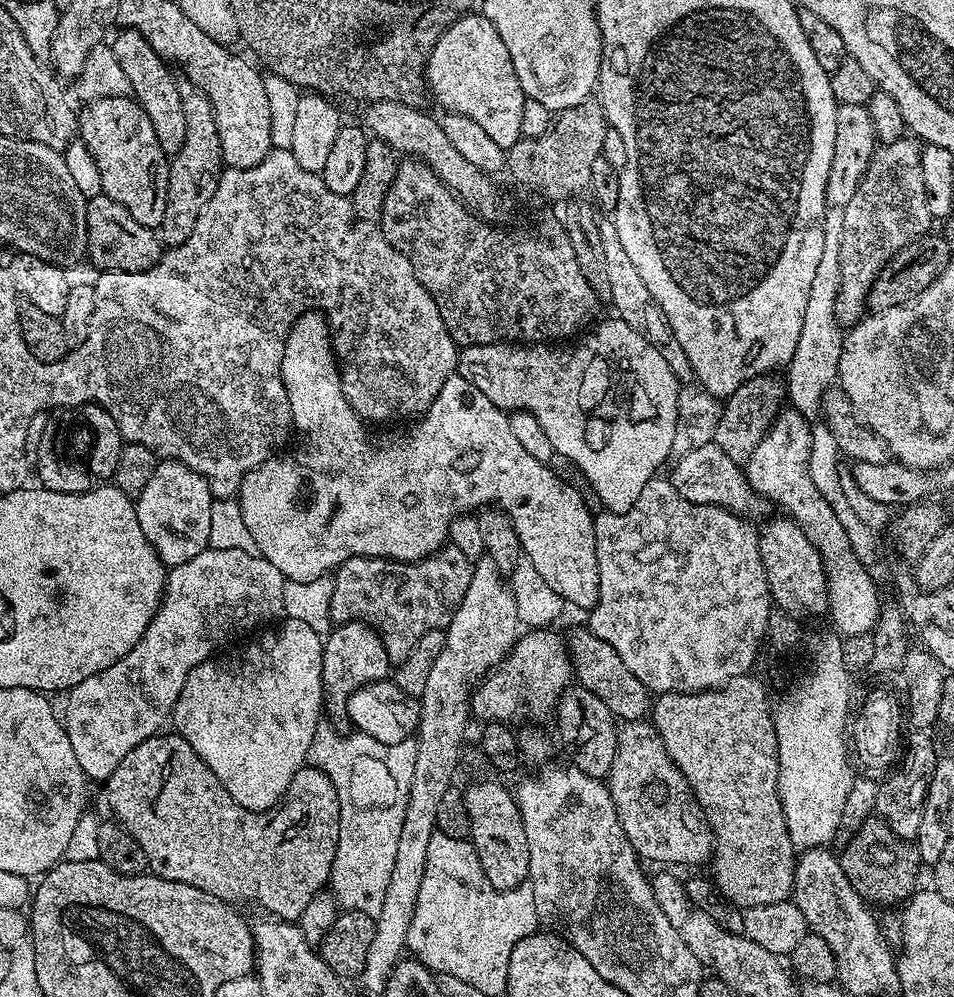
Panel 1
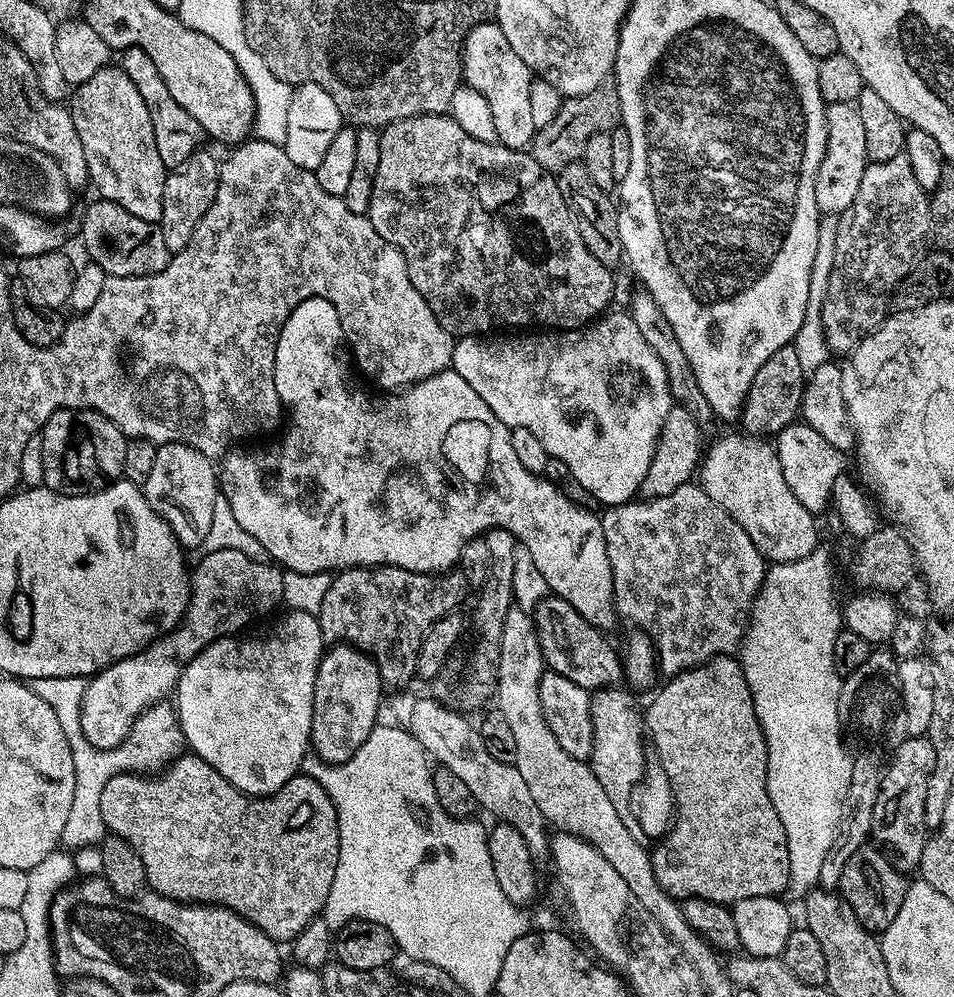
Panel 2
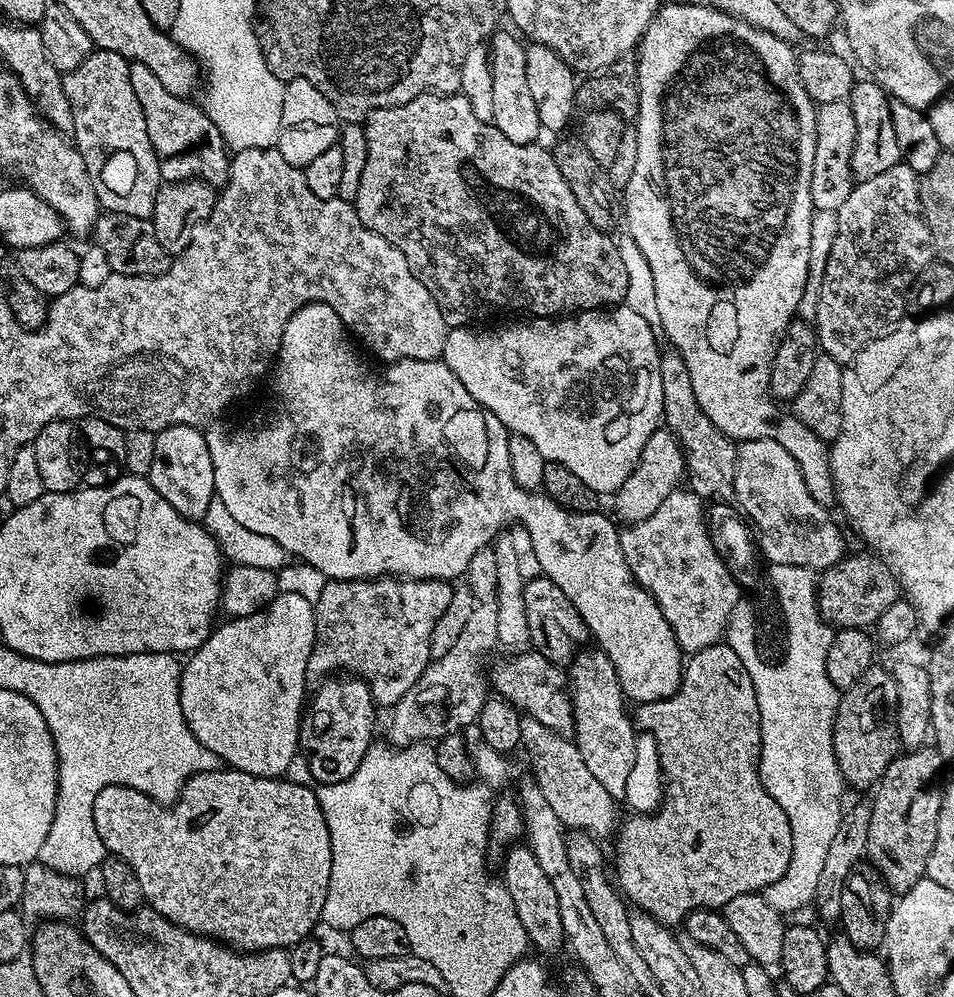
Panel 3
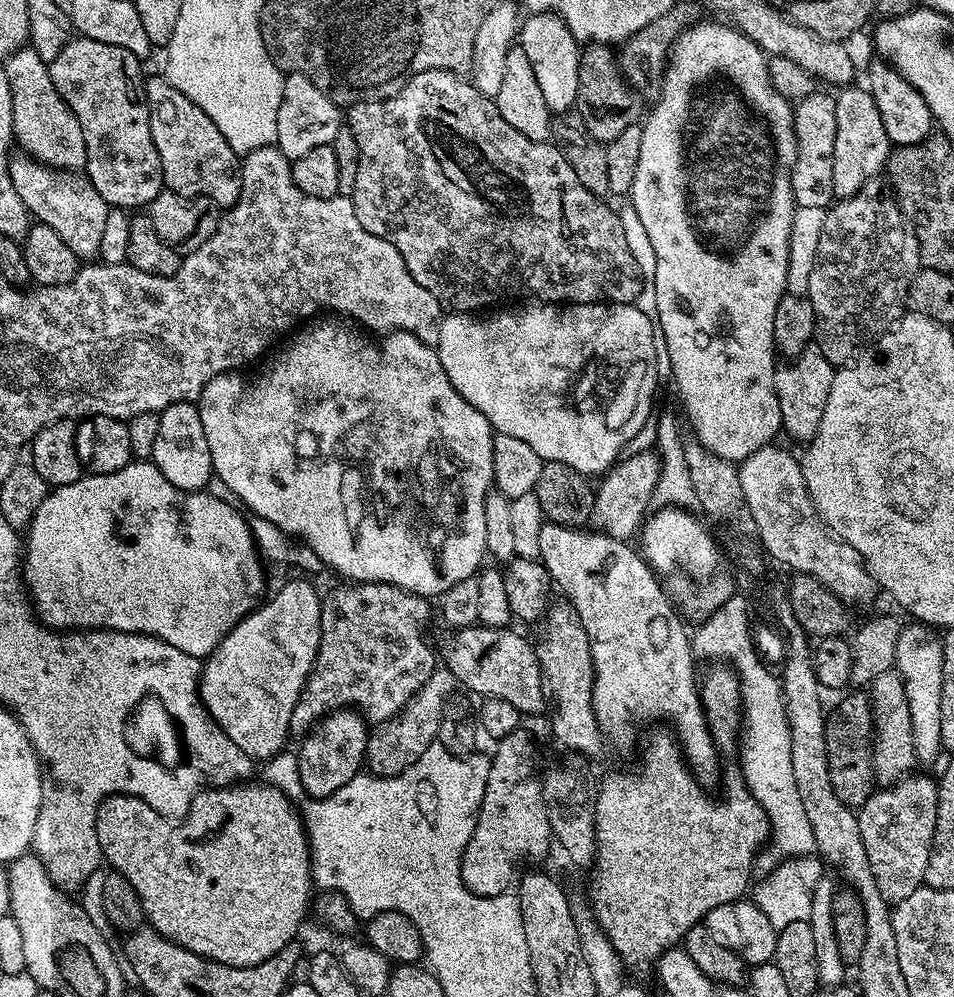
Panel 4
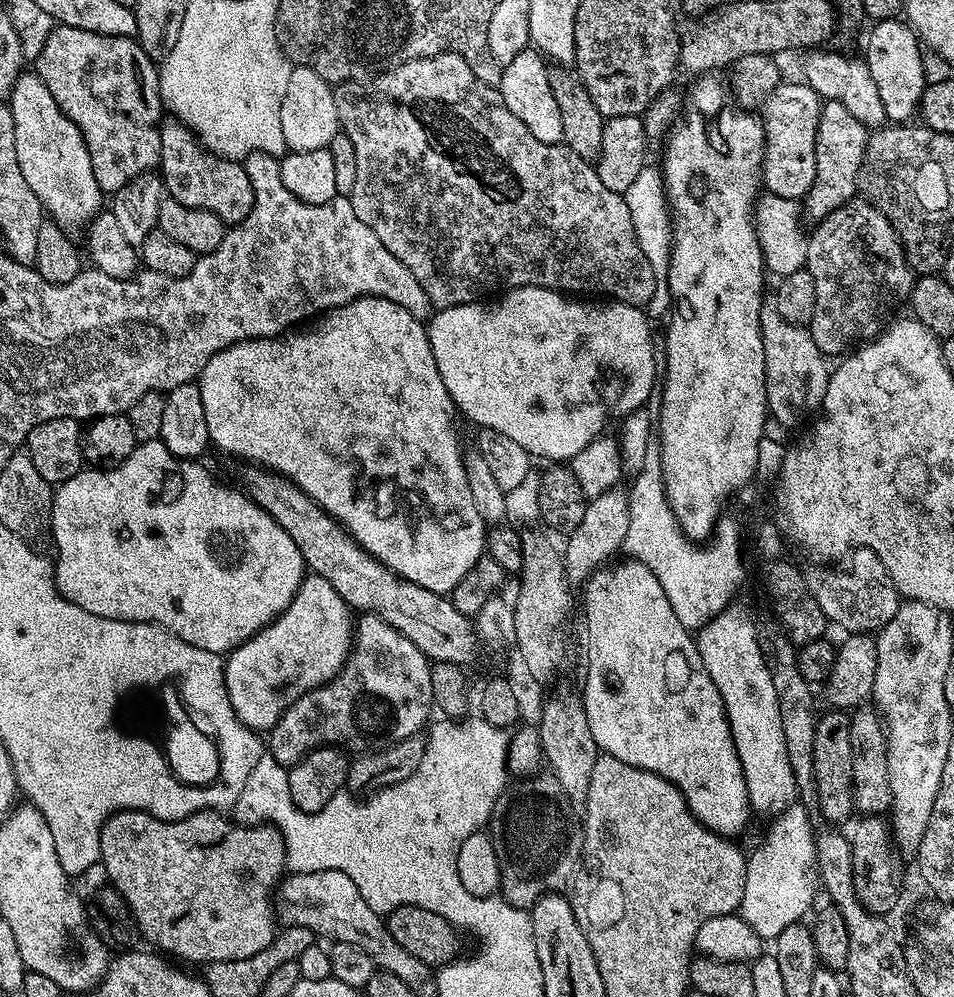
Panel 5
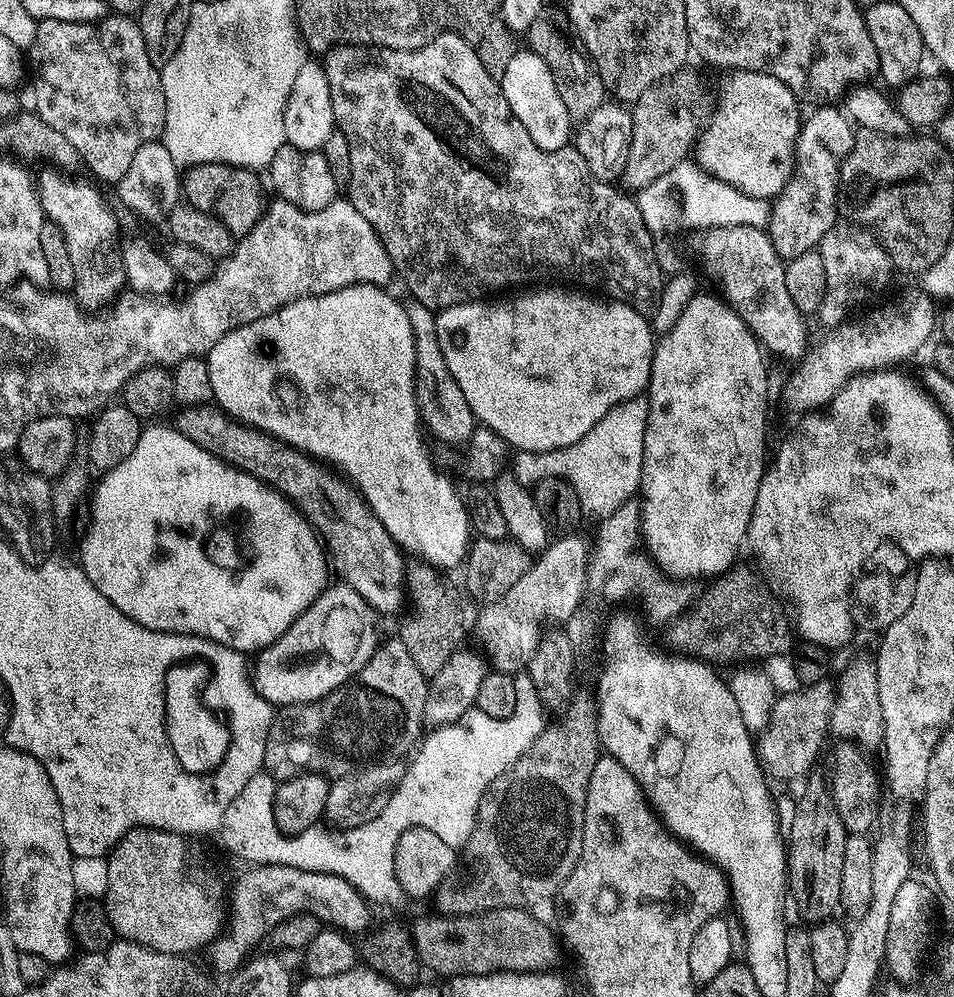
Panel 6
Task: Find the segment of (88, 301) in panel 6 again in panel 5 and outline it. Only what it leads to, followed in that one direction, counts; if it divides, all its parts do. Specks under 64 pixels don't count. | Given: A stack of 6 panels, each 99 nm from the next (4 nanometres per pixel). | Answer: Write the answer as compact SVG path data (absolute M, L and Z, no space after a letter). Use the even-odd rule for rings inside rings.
M25 70L14 82L10 97L10 107L14 118L14 150L18 154L18 170L26 178L26 186L34 190L40 207L50 217L53 224L69 234L87 229L88 224L102 210L100 204L106 200L100 191L98 178L94 178L94 166L90 166L90 154L86 142L62 114L54 94L46 90L42 78L35 71Z

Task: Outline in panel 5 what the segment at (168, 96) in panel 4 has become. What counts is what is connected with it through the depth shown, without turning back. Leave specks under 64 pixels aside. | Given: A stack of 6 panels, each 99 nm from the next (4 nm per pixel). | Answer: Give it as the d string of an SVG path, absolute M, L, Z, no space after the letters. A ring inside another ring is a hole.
M179 122L160 125L159 175L163 179L163 191L182 206L194 206L198 210L210 210L218 214L225 226L240 224L252 212L254 186L250 186L243 163L228 160L208 151L186 125Z

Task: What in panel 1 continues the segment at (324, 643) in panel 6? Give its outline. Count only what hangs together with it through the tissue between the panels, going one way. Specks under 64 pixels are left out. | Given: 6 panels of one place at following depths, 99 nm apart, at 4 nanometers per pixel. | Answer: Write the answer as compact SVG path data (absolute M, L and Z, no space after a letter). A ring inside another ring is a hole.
M285 619L280 623L272 626L277 628L264 630L269 632L261 631L257 640L250 641L240 660L220 654L192 668L170 717L171 723L176 723L175 731L190 742L194 754L214 770L230 798L234 798L238 806L255 812L273 808L286 794L294 774L305 767L310 742L314 742L314 730L322 722L324 640L321 633L310 630L306 622Z

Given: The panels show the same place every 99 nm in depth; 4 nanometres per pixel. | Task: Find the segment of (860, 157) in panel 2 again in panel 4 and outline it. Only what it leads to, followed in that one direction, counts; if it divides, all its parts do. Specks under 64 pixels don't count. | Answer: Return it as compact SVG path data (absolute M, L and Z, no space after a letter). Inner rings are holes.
M817 90L795 105L794 123L798 151L796 163L792 165L792 194L796 198L797 208L818 206L827 209L833 203L832 150L836 137L835 101L835 95L827 96L823 90Z

